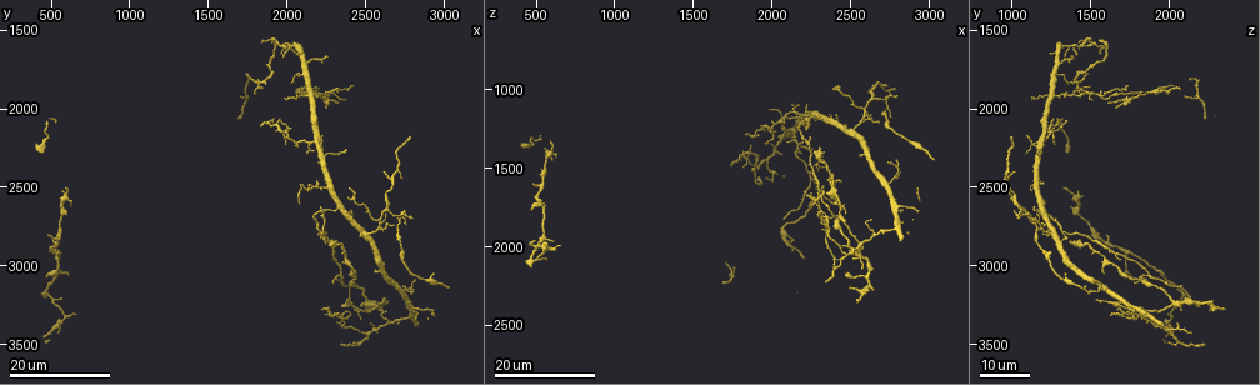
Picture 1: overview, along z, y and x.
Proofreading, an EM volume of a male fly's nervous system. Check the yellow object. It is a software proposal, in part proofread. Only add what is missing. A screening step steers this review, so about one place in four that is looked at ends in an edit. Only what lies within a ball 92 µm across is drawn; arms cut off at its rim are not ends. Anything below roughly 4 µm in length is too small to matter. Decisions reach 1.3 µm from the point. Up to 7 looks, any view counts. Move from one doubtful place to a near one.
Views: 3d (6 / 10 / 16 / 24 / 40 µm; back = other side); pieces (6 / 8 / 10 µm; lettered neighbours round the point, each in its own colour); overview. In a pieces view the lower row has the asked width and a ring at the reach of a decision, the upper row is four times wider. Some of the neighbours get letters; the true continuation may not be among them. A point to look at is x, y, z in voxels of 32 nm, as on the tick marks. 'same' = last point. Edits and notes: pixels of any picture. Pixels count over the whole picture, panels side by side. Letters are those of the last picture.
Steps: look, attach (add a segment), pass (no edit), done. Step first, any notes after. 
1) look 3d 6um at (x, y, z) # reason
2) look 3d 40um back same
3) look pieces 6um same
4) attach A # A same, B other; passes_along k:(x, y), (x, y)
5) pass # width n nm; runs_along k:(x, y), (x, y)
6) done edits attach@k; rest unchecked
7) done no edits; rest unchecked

look 3d 24um at (2340, 3500, 2220) # tapers out

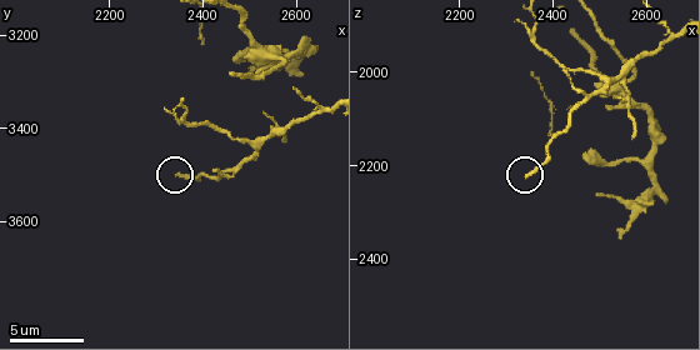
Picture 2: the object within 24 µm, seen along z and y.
look pieces 8um at (2340, 3500, 2220) # what lies round it

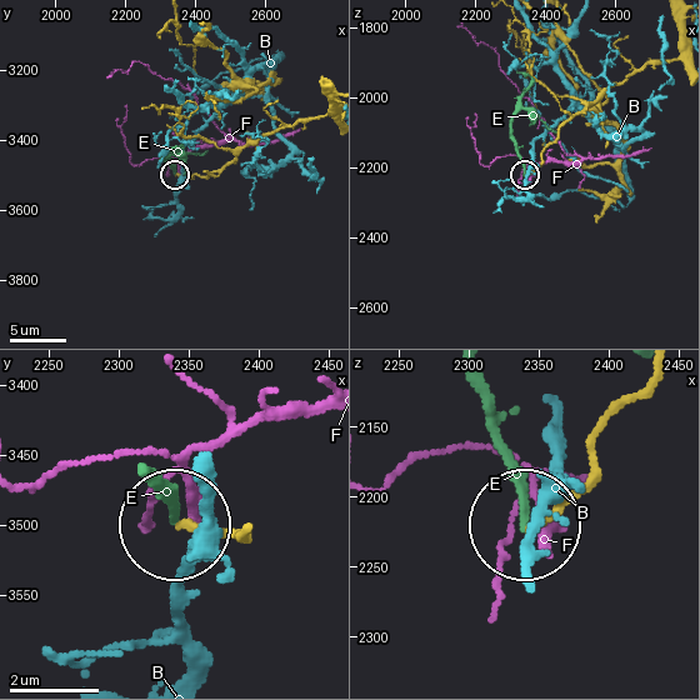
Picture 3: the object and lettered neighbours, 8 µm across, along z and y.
pass # B other, E other, F other; runs_along 3:(241, 539), (178, 528); no lettered segment goes on from it

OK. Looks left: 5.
look pieces 8um at (2475, 3245, 2175) # free end

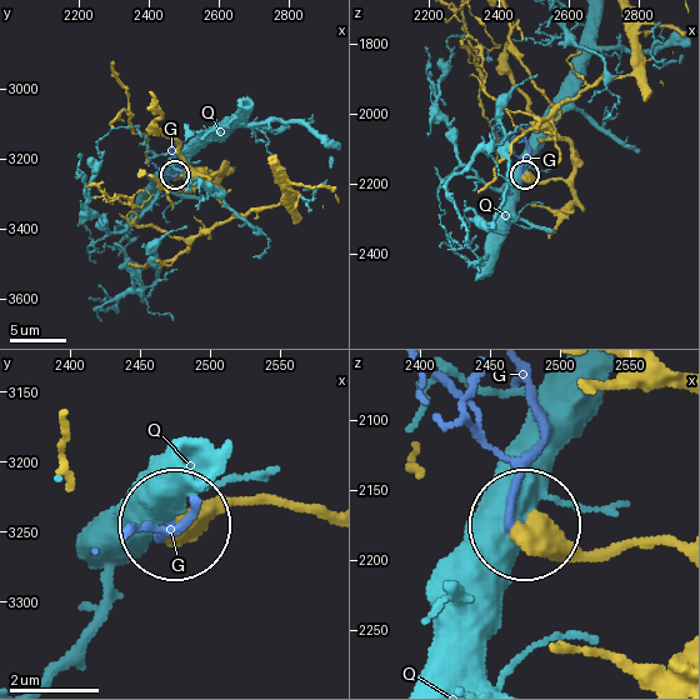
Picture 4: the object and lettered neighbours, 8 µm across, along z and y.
pass # G other, Q other; runs_along 4:(671, 545), (560, 545), (530, 526); no lettered segment goes on from it

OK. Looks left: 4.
look 3d 16um at (2420, 3040, 1580) # an open end

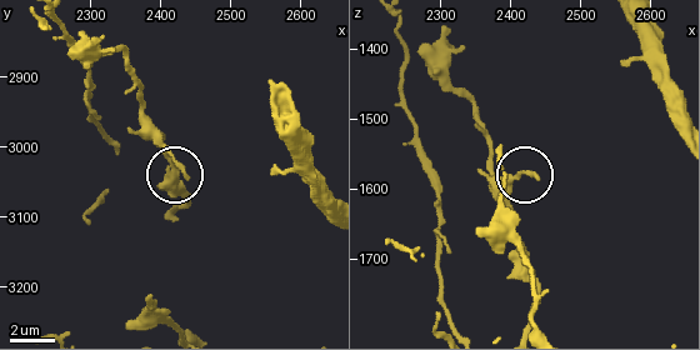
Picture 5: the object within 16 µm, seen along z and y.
look pieces 10um at (2435, 3045, 1580)

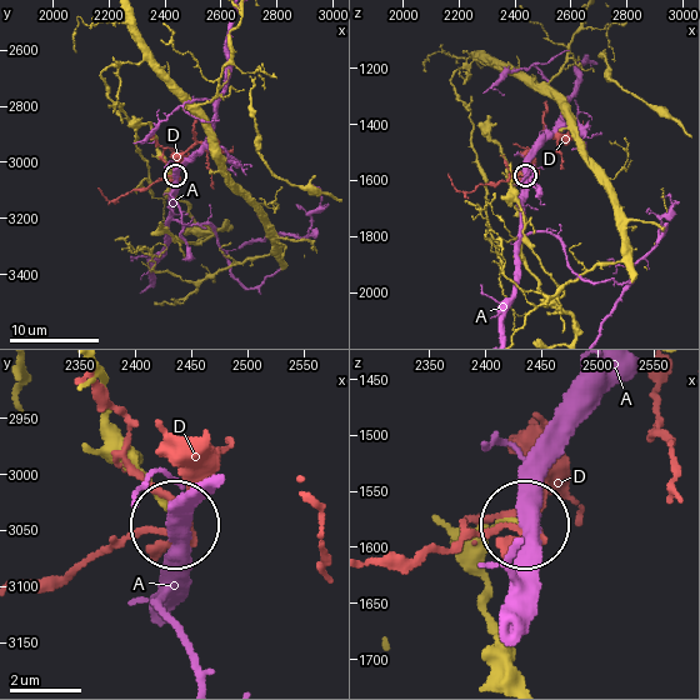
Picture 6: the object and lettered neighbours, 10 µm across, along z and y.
pass # A other, D other; none of them fits

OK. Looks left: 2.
done no edits; rest unchecked

